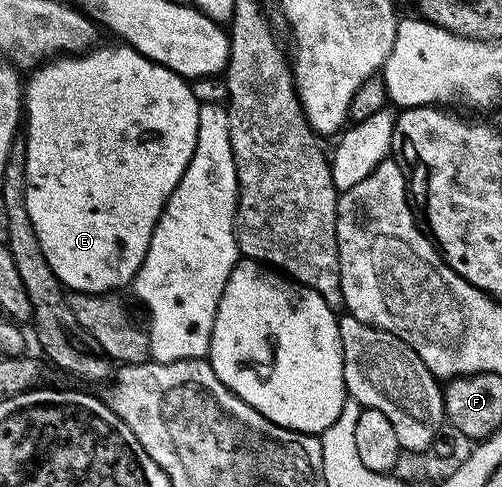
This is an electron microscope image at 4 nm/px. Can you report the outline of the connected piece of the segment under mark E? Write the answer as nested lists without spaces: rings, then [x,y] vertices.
[[[125,45],[114,46],[118,47],[99,46],[97,49],[87,50],[81,57],[55,57],[33,68],[29,72],[30,80],[27,78],[24,83],[28,217],[36,229],[40,249],[44,249],[44,257],[48,257],[48,265],[52,265],[52,273],[56,273],[63,288],[93,295],[118,293],[121,287],[129,288],[133,284],[136,273],[148,253],[152,233],[164,213],[168,197],[172,197],[172,189],[176,189],[176,185],[180,185],[180,177],[184,177],[184,169],[188,169],[188,161],[192,161],[192,153],[196,149],[196,129],[198,128],[200,106],[196,97],[192,97],[189,82],[181,75],[172,73],[164,65],[153,63],[151,59],[144,57],[136,49]]]

